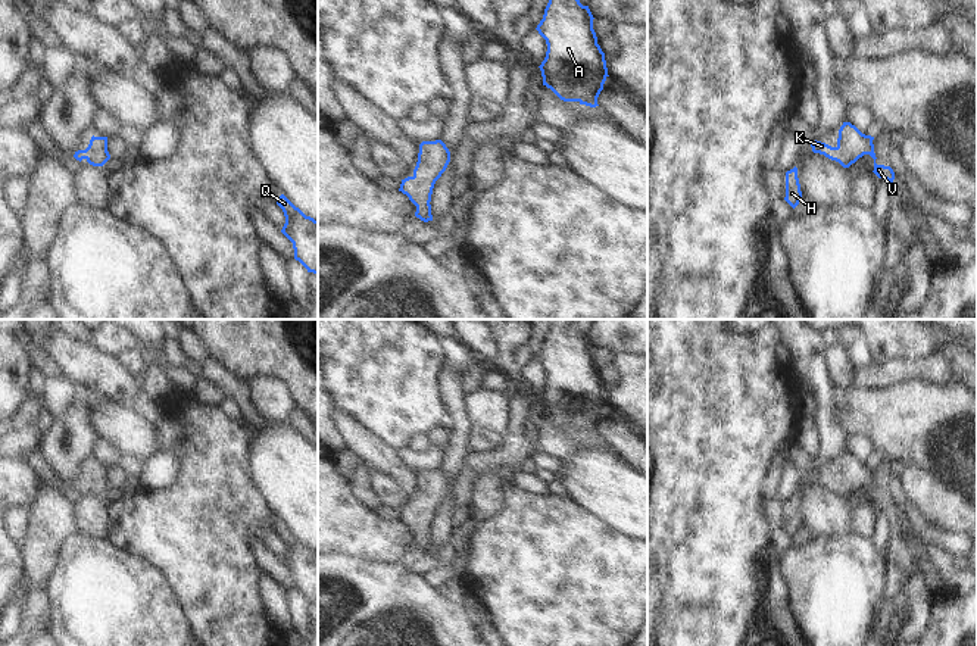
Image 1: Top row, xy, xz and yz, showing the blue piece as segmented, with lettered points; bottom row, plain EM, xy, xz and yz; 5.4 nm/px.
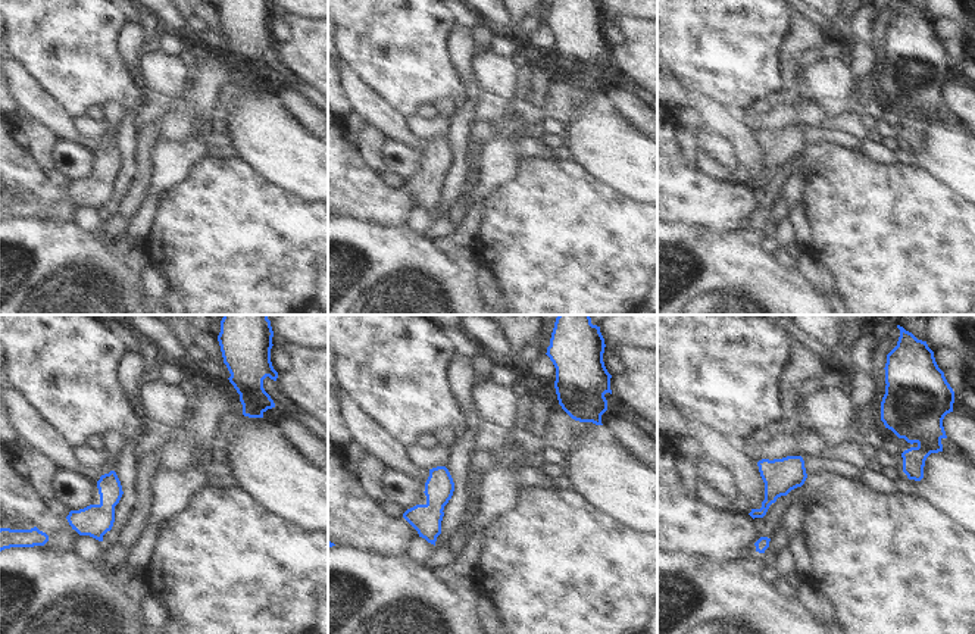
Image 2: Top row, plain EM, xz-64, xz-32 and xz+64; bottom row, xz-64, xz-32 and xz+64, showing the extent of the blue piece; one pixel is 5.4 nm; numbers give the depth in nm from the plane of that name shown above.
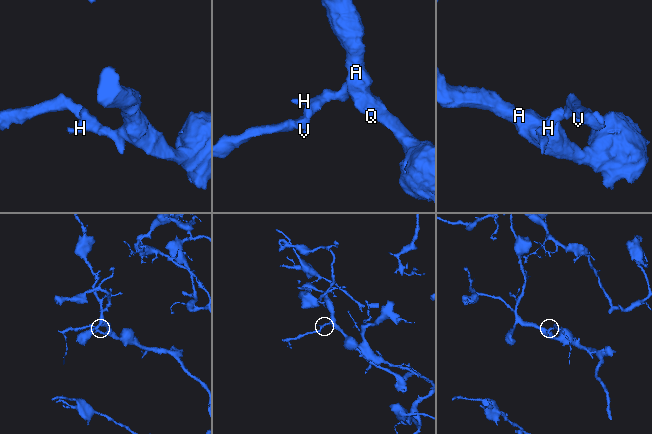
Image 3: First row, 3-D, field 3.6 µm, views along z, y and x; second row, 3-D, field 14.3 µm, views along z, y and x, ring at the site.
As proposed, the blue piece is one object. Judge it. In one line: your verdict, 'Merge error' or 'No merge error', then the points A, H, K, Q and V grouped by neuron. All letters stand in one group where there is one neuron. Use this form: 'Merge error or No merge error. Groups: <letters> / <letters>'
No merge error. Groups: A H K Q V

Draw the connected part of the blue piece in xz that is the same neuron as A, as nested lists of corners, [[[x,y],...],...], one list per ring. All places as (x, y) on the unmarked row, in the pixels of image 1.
[[[555,319],[537,355],[546,369],[546,387],[539,396],[543,415],[564,431],[596,437],[608,397],[597,374],[593,344],[572,319]]]

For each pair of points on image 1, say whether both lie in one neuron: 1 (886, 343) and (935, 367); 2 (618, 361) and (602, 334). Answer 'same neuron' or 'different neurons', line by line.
1: different neurons
2: different neurons

